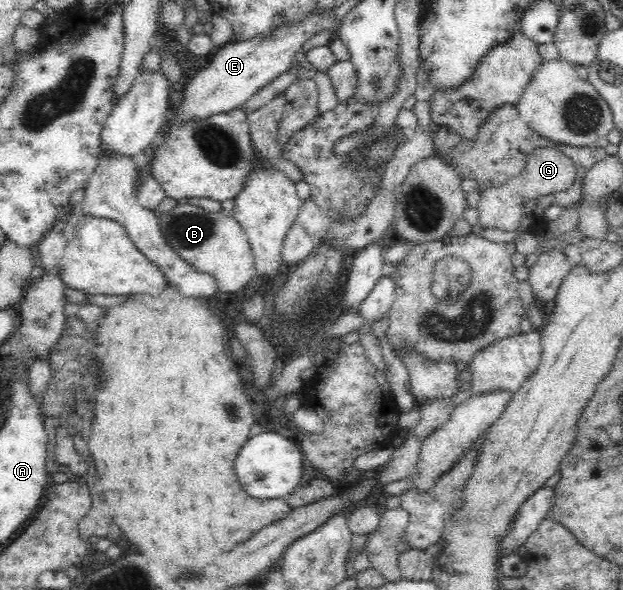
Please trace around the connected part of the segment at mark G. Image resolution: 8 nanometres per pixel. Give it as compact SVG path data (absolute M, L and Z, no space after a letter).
M543 146L536 148L528 158L526 168L517 176L507 180L503 186L489 188L480 194L478 209L481 226L485 229L501 229L509 233L519 233L524 226L525 199L549 195L556 191L565 191L575 182L576 174L574 162L565 156L559 147Z

